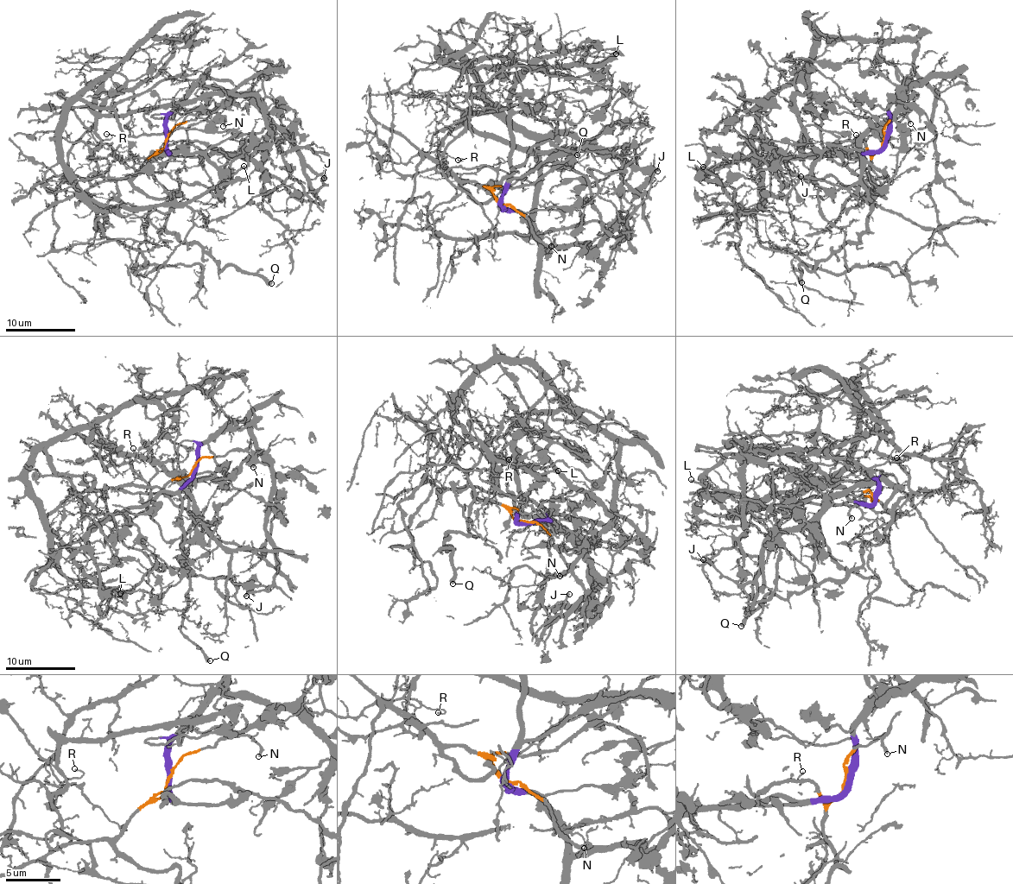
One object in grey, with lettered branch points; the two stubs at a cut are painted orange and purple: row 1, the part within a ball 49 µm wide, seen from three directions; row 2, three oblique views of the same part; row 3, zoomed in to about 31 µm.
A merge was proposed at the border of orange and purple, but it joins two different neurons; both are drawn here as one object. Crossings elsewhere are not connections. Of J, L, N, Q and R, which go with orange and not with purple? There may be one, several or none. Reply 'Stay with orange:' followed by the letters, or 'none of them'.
Stay with orange: N, Q

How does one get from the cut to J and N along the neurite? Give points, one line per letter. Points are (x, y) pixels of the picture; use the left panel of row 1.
J: (166, 141), (167, 116), (194, 88), (249, 95), (289, 142), (303, 165), (303, 175), (317, 191), (323, 178)
N: (166, 141), (168, 132), (199, 115), (218, 113), (224, 120), (224, 125)

